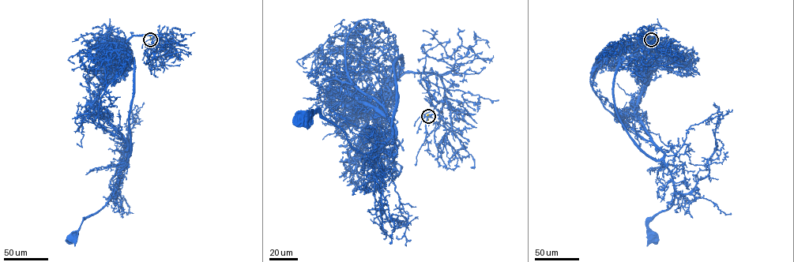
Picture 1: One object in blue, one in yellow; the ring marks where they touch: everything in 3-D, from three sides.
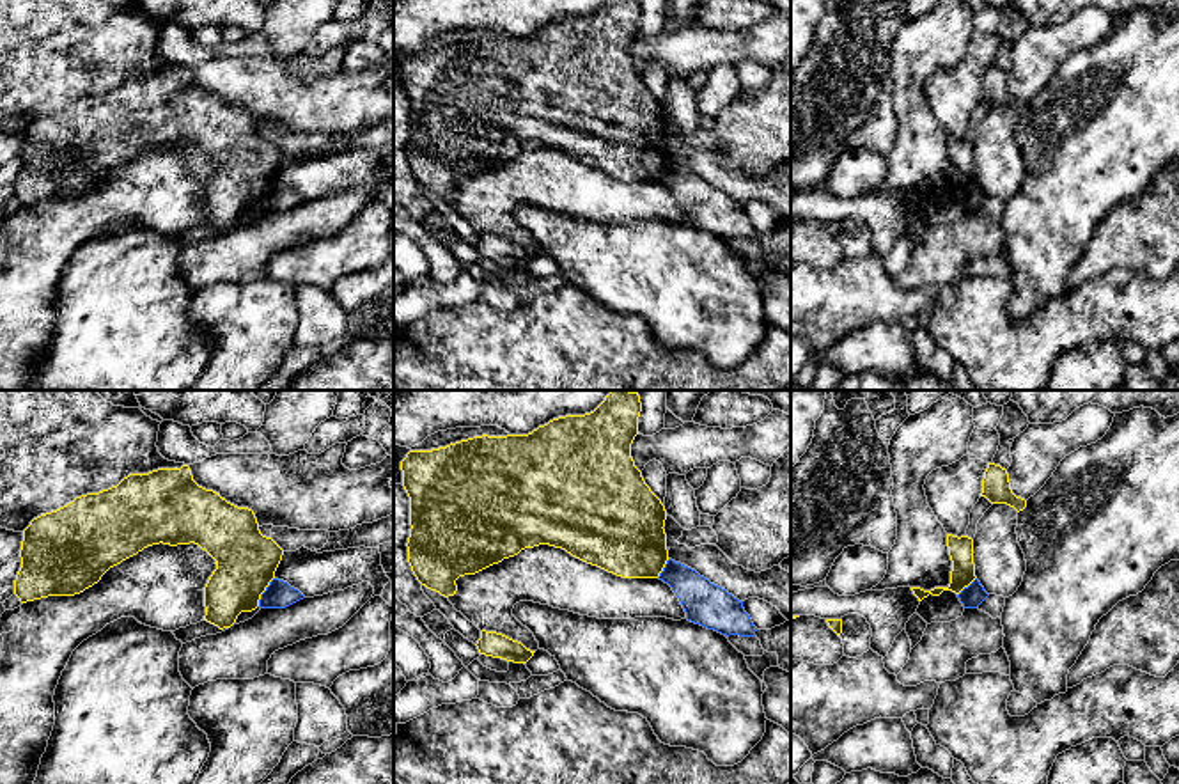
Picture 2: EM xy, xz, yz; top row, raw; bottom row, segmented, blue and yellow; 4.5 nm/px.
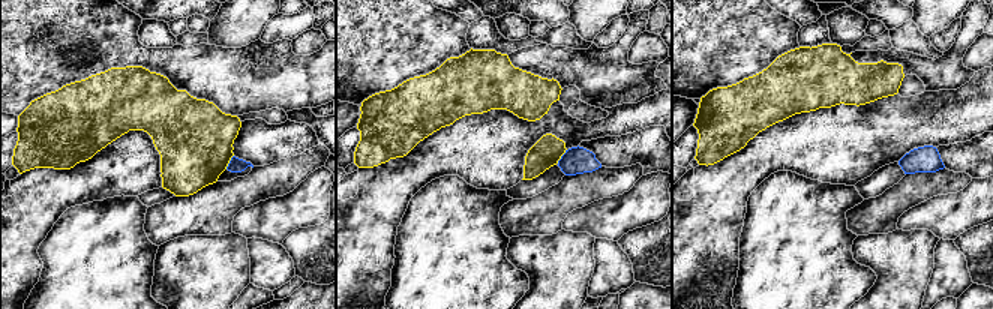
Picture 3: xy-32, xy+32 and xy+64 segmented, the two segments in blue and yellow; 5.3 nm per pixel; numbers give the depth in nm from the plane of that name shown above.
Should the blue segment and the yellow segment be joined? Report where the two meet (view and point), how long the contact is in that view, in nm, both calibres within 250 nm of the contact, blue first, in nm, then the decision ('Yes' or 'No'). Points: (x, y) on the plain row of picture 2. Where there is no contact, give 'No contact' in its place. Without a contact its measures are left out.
Touches blue at xy (265, 194). Shared border 150 nm. Thickness 130 nm (blue) against 280 nm. No

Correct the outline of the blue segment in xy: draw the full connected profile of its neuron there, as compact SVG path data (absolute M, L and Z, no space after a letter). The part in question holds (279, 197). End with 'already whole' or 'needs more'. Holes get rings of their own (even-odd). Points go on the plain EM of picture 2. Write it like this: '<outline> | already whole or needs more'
M273 181L266 193L261 197L259 209L261 211L285 211L305 199L291 190L287 184Z | already whole

